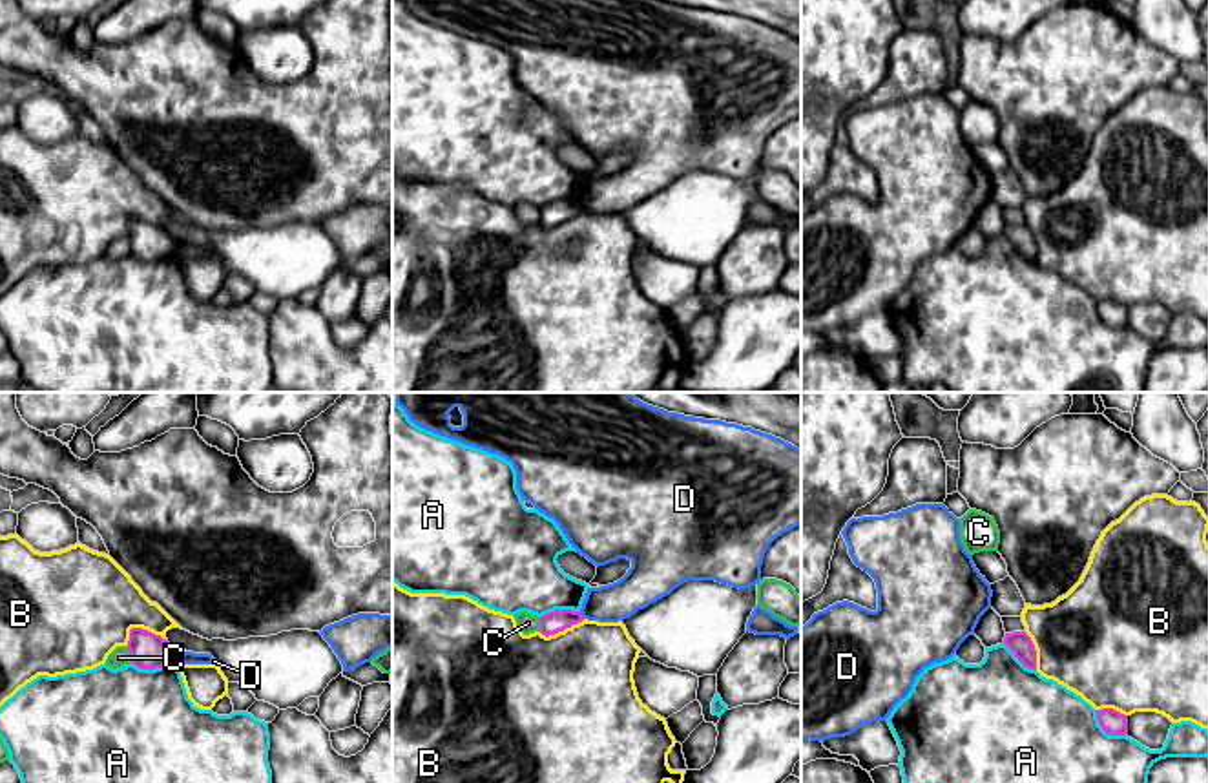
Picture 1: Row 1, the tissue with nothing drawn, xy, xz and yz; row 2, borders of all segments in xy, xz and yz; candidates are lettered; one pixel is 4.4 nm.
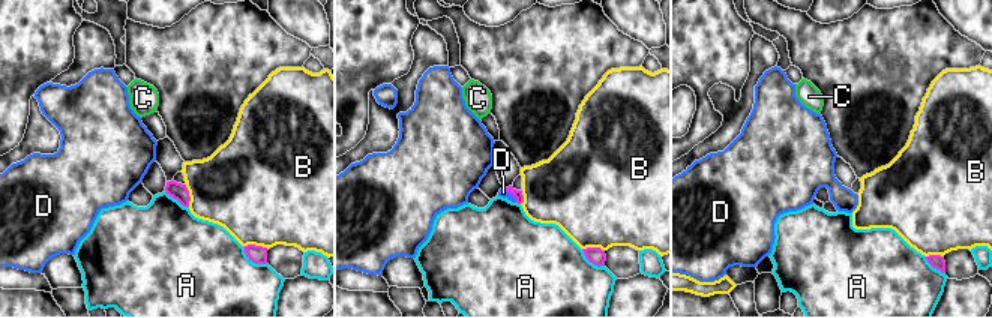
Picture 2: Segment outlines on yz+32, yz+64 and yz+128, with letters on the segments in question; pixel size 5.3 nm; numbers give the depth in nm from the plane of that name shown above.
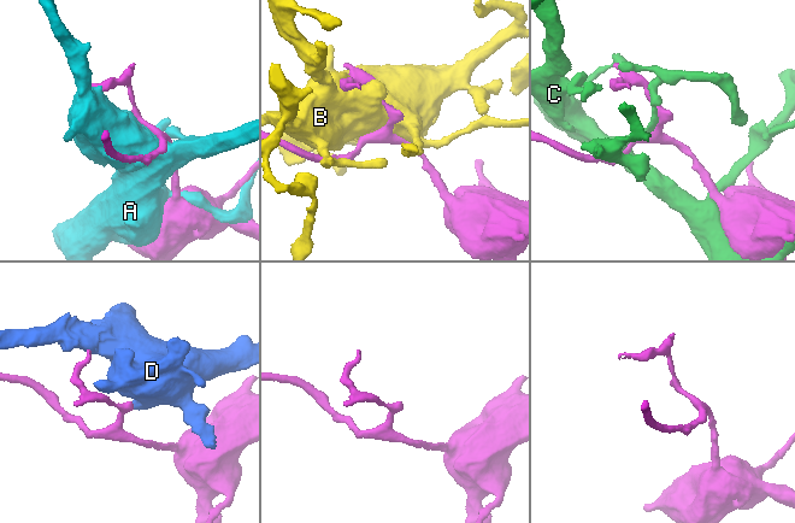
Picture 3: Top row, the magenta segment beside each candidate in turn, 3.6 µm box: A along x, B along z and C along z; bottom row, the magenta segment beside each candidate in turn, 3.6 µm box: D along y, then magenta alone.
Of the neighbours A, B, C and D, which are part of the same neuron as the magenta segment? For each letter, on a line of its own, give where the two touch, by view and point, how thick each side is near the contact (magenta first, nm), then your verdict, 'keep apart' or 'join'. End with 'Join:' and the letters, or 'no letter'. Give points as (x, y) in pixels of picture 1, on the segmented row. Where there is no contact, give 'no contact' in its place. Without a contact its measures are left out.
A: contact yz (1104, 730); calibres 110 and 440 nm; keep apart
B: contact xy (141, 628); calibres 160 and 420 nm; keep apart
C: contact xy (130, 654); calibres 160 and 90 nm; keep apart
D: contact xz (581, 615); calibres 100 and 170 nm; keep apart
Join: no letter

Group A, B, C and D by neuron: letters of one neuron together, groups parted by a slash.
A / B / C / D

